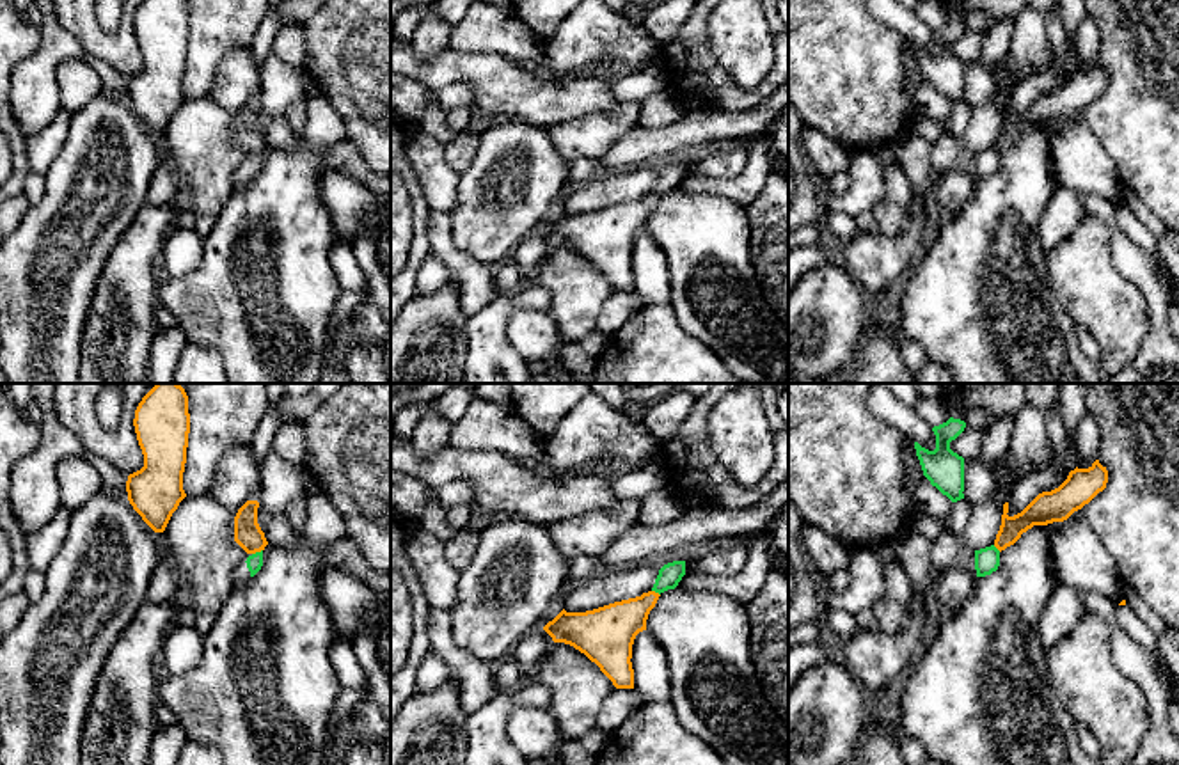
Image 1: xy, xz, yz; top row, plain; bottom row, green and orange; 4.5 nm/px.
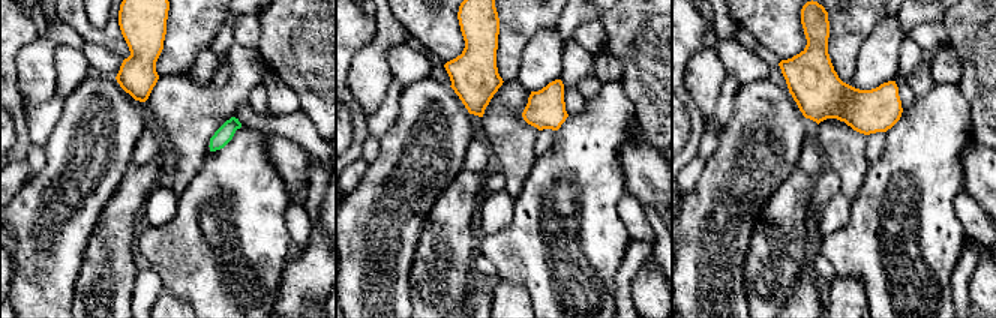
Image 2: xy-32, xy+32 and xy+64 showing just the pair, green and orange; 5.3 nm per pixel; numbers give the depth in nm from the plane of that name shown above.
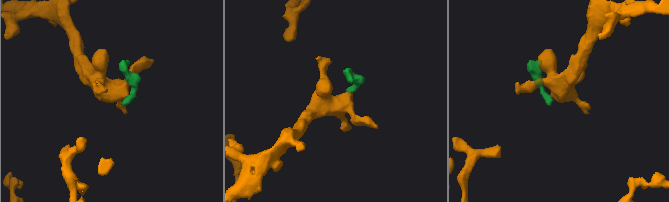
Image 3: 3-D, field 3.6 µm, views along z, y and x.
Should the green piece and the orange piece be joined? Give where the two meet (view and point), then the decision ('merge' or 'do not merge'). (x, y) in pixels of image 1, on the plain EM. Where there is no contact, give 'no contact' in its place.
xy (256, 155) | do not merge

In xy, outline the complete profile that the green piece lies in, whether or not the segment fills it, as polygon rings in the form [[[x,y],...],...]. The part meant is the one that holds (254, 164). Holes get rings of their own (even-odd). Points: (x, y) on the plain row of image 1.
[[[263,153],[256,156],[247,156],[234,170],[233,176],[234,186],[247,185],[261,172],[261,169],[263,169]]]

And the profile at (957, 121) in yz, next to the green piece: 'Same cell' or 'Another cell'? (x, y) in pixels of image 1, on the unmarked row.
Another cell

